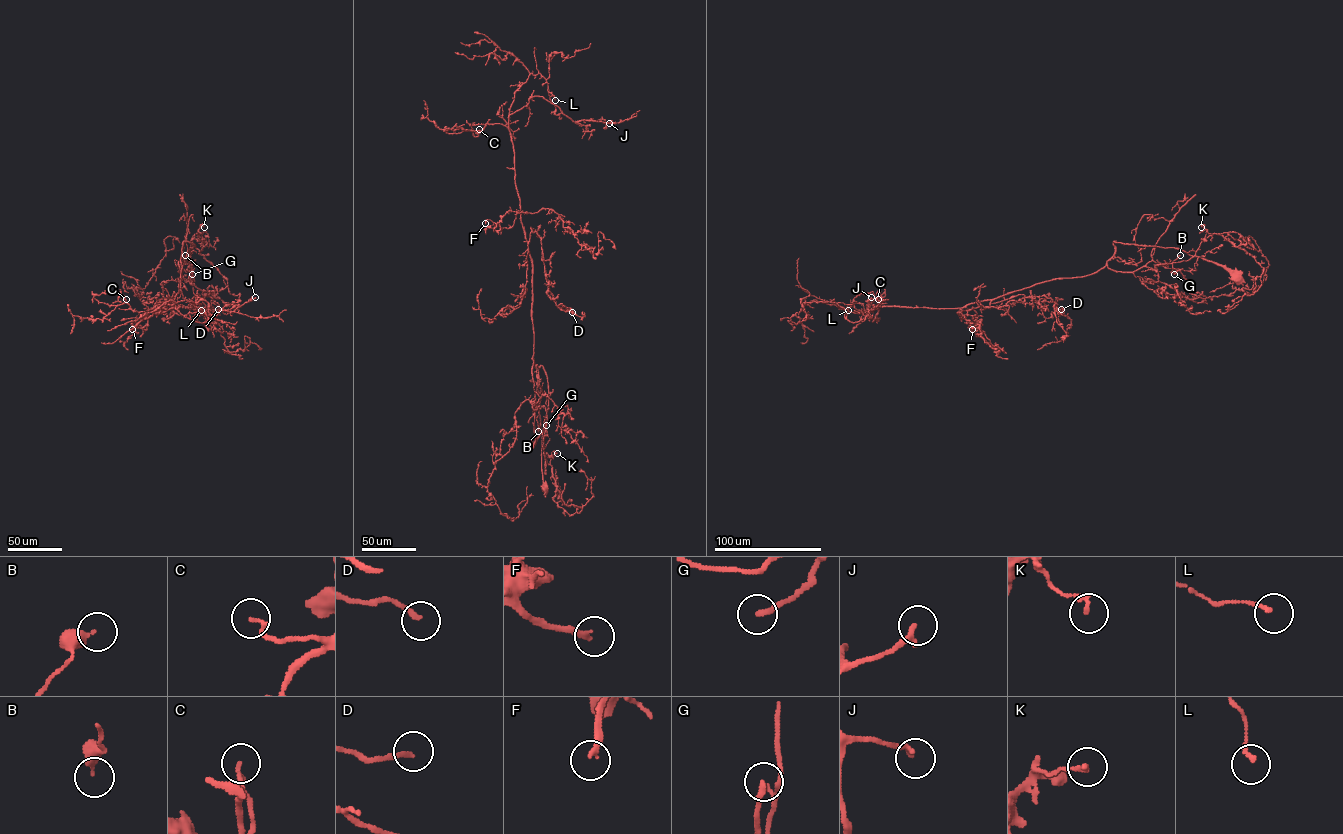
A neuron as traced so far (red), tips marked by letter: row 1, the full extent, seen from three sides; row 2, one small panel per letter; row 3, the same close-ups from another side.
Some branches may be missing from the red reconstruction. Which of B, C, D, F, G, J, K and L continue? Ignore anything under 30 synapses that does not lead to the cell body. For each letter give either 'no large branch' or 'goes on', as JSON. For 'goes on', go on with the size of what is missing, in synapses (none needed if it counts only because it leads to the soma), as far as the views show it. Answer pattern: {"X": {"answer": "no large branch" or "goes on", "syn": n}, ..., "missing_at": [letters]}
{"B": {"answer": "no large branch"}, "C": {"answer": "no large branch"}, "D": {"answer": "no large branch"}, "F": {"answer": "goes on", "syn": 110}, "G": {"answer": "goes on", "syn": 30}, "J": {"answer": "no large branch"}, "K": {"answer": "no large branch"}, "L": {"answer": "no large branch"}, "missing_at": ["F", "G"]}

